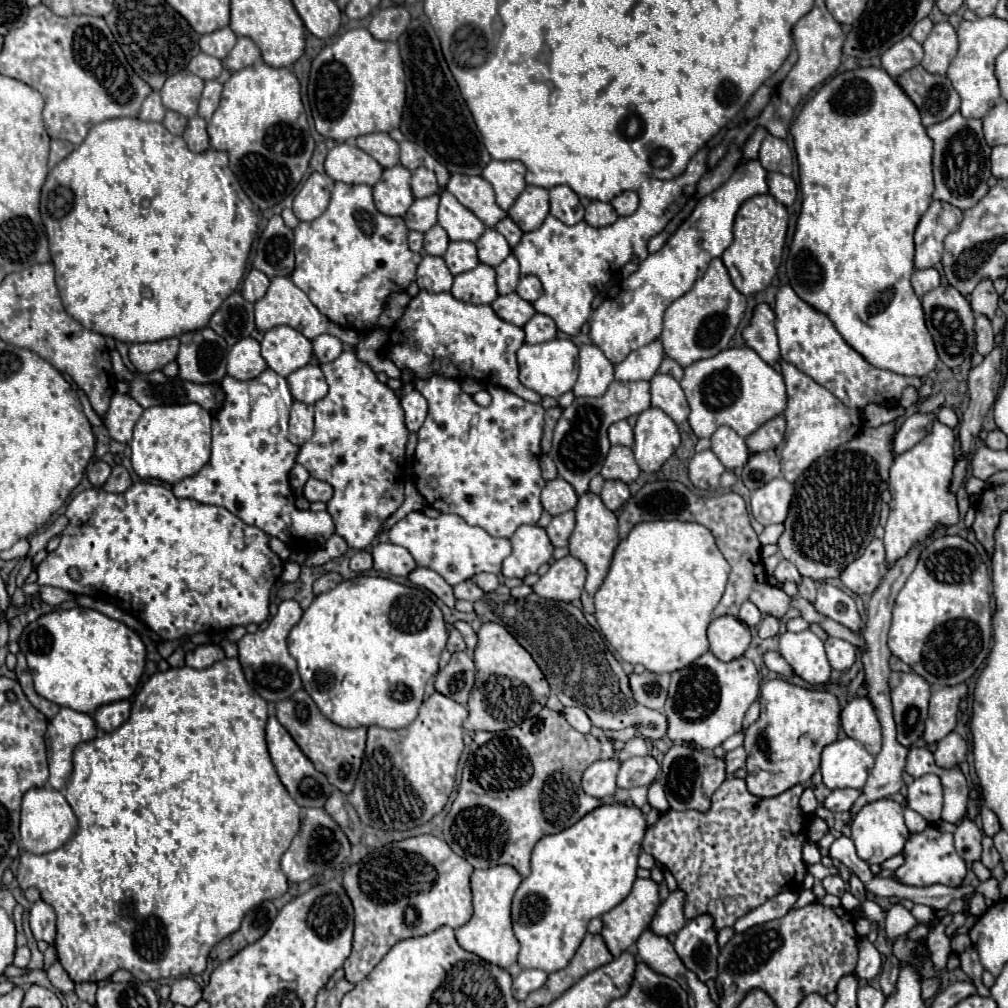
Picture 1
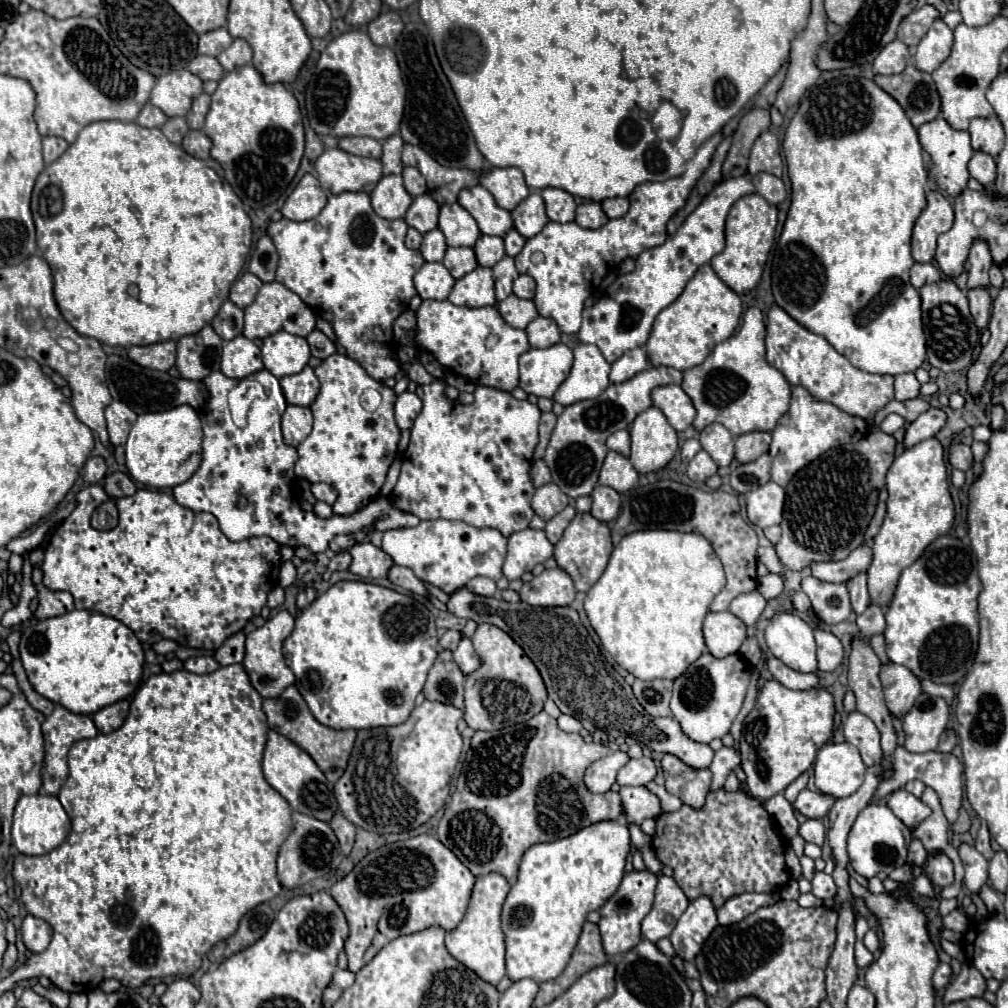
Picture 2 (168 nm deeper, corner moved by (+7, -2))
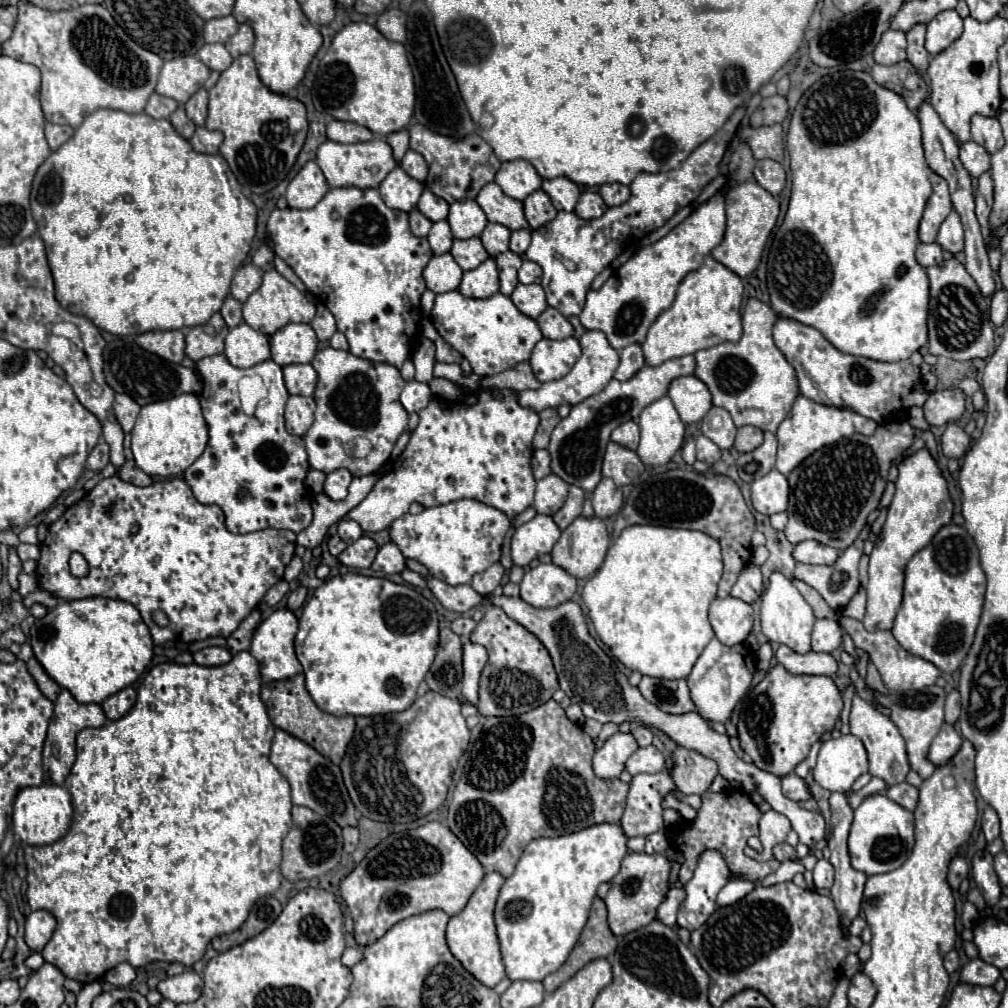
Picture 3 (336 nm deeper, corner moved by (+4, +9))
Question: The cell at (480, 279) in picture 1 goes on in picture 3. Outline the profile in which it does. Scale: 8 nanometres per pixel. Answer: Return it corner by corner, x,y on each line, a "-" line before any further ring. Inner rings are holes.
486,259
480,267
472,269
472,271
464,271
462,283
458,287
458,291
464,297
492,297
494,293
498,293
500,283
498,283
498,267
494,263
494,259

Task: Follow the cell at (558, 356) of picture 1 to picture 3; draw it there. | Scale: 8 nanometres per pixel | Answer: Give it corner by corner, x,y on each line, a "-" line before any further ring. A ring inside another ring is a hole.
574,337
552,341
542,339
530,357
532,369
540,383
564,377
580,357
580,343

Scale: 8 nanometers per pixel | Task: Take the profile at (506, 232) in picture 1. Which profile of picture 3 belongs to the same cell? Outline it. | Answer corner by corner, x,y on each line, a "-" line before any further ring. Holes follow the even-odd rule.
518,229
518,231
512,233
512,237
510,237
510,251
518,253
520,257
524,257
528,245
530,245
530,229

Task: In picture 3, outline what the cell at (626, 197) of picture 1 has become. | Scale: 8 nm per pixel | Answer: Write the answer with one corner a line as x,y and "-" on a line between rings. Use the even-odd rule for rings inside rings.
606,183
600,187
600,195
608,207
616,207
630,199
630,189
620,183

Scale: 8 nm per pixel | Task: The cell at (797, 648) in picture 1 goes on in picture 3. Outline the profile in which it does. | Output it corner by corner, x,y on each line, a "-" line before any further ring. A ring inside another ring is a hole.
772,571
768,579
768,587
760,597
760,623
762,623
762,633
768,637
768,641
788,645
796,653
808,653
814,621
816,617
812,613
812,607
804,601
804,597
792,585
792,581
784,577
780,571

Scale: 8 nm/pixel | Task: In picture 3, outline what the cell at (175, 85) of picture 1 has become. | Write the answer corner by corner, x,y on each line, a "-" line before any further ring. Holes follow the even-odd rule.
186,55
170,59
160,69
156,93
186,103
204,85
208,75
210,69
198,57

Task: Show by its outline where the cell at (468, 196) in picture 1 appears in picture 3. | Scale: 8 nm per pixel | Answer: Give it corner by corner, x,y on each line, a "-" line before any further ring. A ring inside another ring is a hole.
496,183
484,185
482,191
478,193
476,201
482,207
482,211
486,213
488,221
500,223
500,225
508,227
510,231
528,229
528,221
522,211
522,201
516,201
516,199
504,195
504,191

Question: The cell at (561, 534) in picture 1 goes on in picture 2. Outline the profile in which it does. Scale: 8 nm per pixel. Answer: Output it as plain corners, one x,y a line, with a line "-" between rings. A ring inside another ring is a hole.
567,506
565,510
561,510
555,518
551,518
545,526
545,534
547,534
547,540
555,546
559,542
559,538
563,536
563,530
567,528
567,524
573,520
575,516
575,510
571,506

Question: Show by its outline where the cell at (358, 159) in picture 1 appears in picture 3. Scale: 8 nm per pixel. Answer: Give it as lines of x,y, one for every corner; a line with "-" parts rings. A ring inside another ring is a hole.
372,139
372,141
352,143
352,145
324,141
318,147
316,163
324,171
324,177
330,187
360,187
360,189
378,187
384,181
386,173
390,173
390,169
398,165
392,155
392,147
384,139

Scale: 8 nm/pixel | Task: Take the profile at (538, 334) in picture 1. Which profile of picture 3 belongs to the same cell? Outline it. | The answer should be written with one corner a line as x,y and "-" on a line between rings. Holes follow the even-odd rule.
548,307
536,321
546,339
566,339
566,337
574,335
572,323
558,309

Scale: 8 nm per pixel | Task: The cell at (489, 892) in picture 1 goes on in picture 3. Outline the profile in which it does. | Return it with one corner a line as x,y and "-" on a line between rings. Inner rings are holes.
486,873
482,883
470,897
468,905
458,915
450,917
448,929
446,929
446,941
452,955
464,965
464,969
470,975
474,975
486,987
496,987
506,977
500,945
496,937
496,925
494,925
494,905
502,885
504,885
504,877
500,873

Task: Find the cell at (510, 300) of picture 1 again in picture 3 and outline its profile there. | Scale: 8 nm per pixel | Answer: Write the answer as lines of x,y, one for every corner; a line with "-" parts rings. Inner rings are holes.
520,283
520,285
514,289
514,293
510,295
510,299
512,299
512,303
514,303
524,315
528,315
528,317
532,317
532,319
536,319
536,317
548,307
544,289
542,289
542,285
538,285
538,283
532,283
532,285
522,285
522,283

